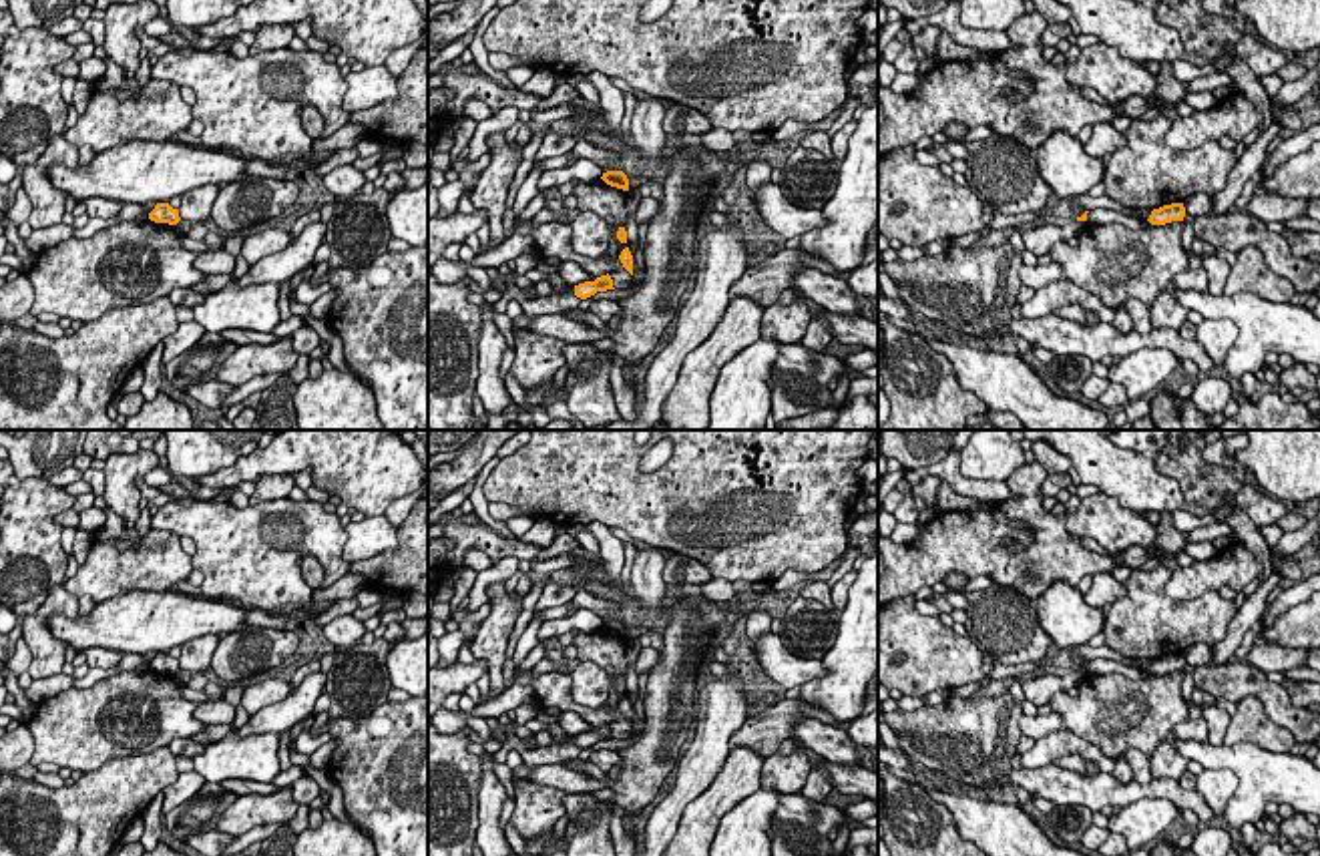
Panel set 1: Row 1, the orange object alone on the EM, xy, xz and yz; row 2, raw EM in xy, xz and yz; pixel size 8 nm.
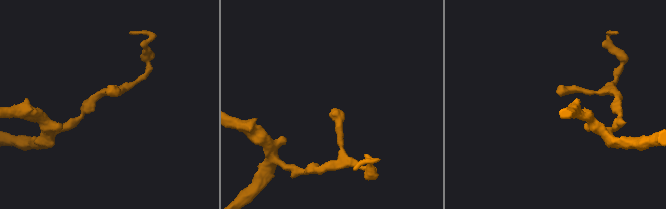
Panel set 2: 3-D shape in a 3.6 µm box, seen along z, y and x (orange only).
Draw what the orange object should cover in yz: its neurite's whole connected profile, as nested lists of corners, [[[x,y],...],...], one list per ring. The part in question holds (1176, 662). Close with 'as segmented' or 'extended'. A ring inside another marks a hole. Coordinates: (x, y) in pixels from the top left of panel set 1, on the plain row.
[[[1171,653],[1171,655],[1163,655],[1159,659],[1153,659],[1147,671],[1151,675],[1165,675],[1171,671],[1183,671],[1183,667],[1185,667],[1183,653]]]; as segmented

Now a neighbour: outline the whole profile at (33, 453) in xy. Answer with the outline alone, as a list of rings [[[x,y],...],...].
[[[0,430],[0,446],[8,450],[8,460],[18,478],[50,478],[74,464],[82,454],[86,430],[22,430],[10,436]]]

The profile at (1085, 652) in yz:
[[[1089,645],[1073,647],[1073,655],[1079,655],[1087,661],[1097,659],[1097,657],[1113,659],[1123,665],[1135,667],[1135,669],[1149,669],[1149,665],[1151,665],[1151,659],[1123,657],[1117,651],[1109,649],[1107,645],[1103,645],[1103,647],[1089,647]]]

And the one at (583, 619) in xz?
[[[579,609],[571,617],[542,621],[542,625],[538,629],[538,641],[542,641],[542,639],[546,639],[551,635],[571,633],[575,629],[585,631],[585,633],[595,633],[601,627],[603,627],[603,619],[601,617],[597,617],[589,609]]]

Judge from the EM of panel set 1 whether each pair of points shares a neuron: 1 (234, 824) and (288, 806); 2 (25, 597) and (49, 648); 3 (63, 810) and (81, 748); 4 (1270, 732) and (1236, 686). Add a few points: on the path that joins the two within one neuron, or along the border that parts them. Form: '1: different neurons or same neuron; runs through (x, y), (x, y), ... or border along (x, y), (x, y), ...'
1: same neuron; runs through (248, 812), (274, 808)
2: different neurons; border along (63, 585), (57, 585), (25, 617)
3: different neurons; border along (127, 756), (107, 760), (83, 774)
4: different neurons; border along (1236, 702), (1254, 696), (1262, 710), (1282, 726)

